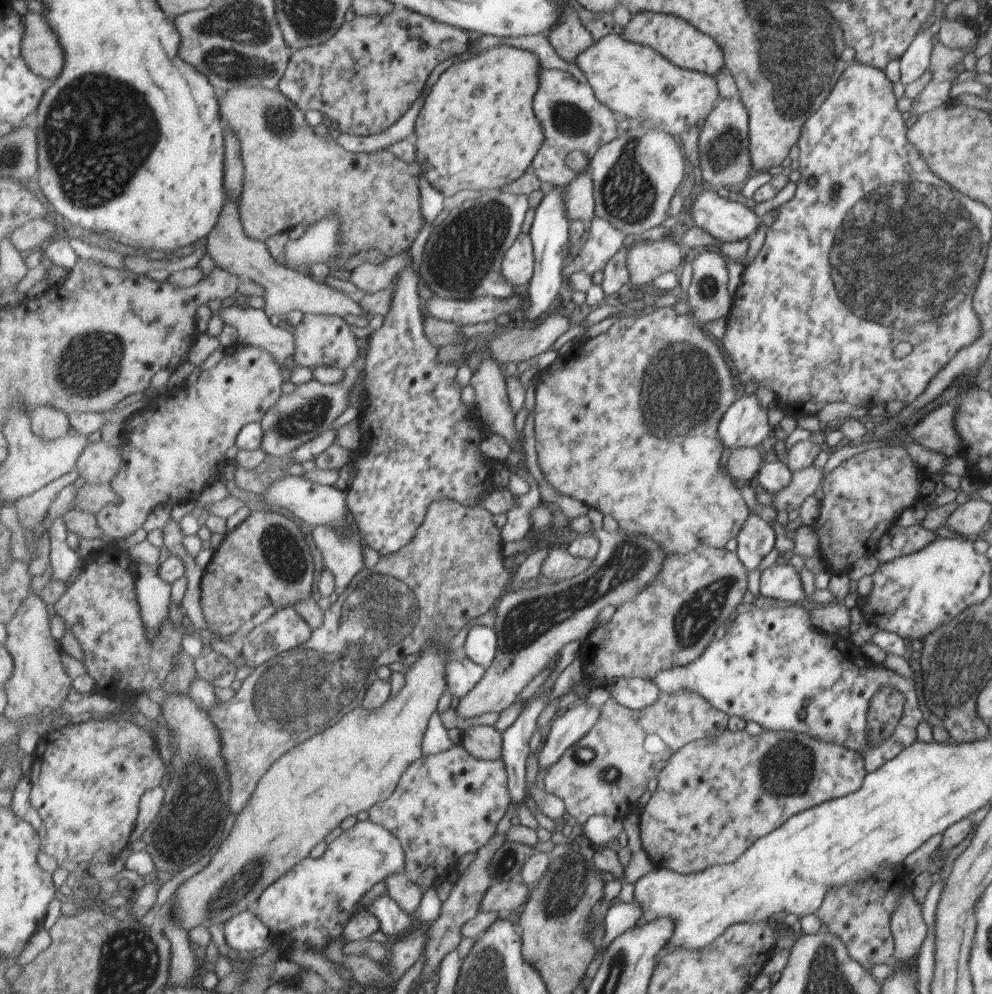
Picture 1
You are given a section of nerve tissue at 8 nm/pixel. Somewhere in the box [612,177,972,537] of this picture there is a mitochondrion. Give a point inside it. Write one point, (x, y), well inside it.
(680, 386)

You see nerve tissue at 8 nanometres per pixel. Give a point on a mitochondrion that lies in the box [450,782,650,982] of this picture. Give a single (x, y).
(565, 891)

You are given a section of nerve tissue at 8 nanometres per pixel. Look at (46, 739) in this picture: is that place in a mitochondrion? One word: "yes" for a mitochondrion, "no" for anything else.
no

